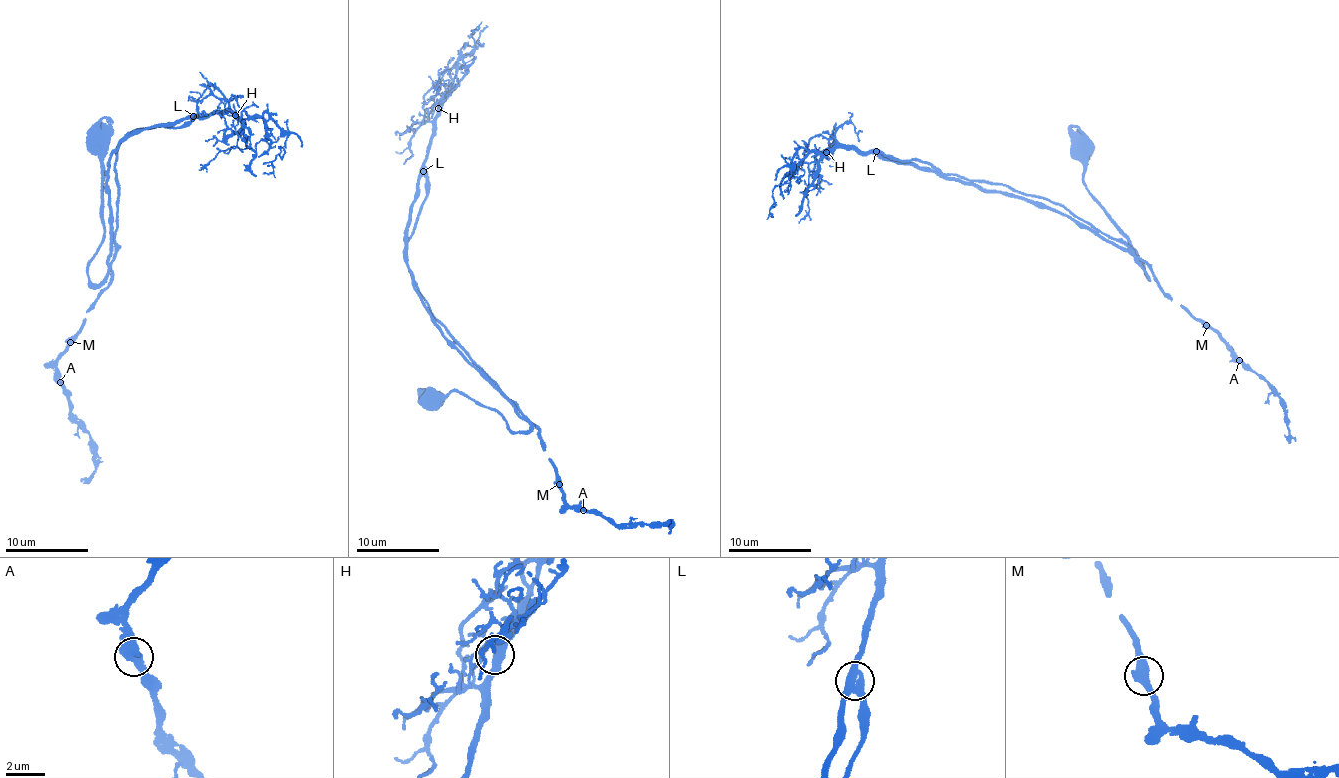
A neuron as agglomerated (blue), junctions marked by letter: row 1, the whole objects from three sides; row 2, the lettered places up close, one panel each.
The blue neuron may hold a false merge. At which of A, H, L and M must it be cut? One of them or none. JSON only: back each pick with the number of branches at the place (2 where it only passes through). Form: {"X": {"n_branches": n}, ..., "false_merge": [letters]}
{"false_merge": []}

